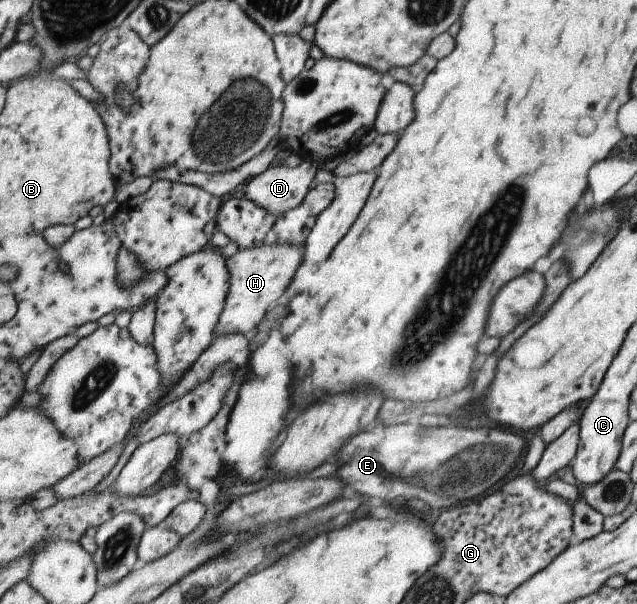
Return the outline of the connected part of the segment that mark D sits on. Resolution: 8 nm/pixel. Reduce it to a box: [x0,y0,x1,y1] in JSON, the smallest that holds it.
[242,161,320,216]

